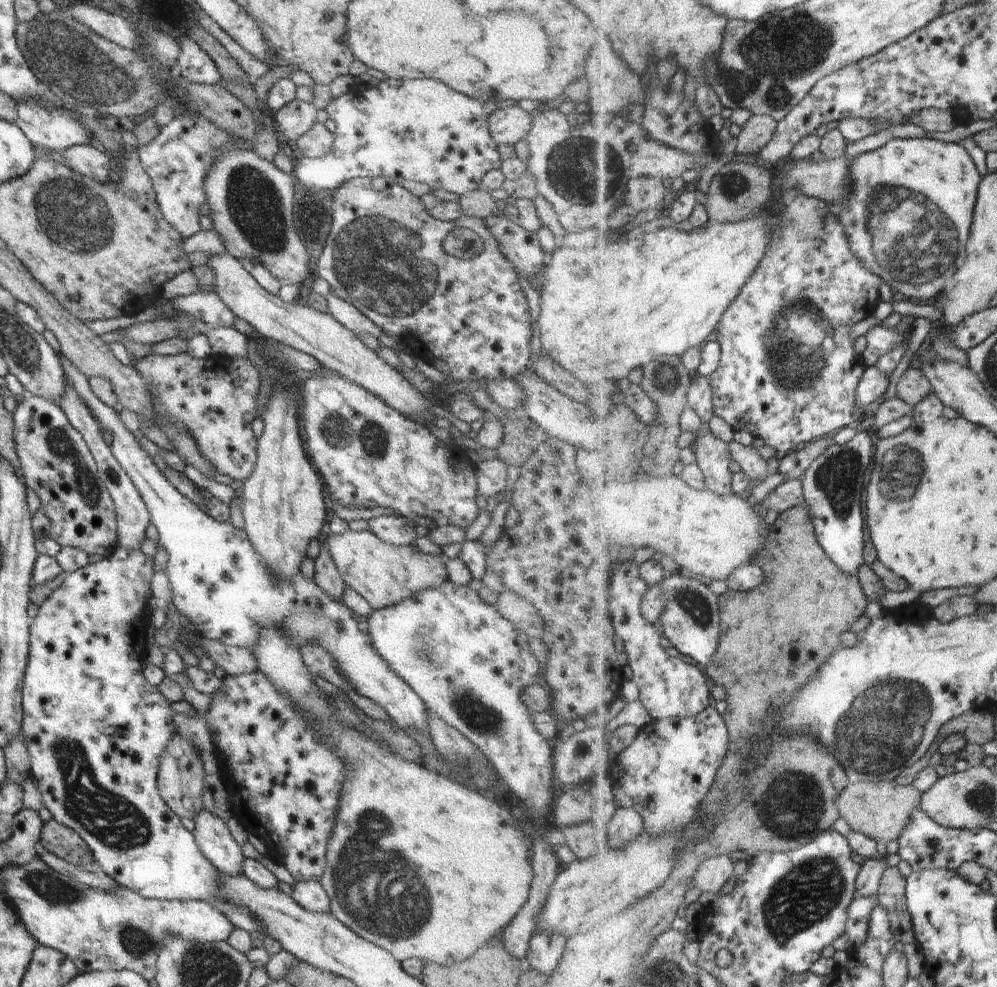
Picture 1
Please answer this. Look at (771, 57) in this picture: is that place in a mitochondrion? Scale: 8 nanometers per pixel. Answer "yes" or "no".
yes

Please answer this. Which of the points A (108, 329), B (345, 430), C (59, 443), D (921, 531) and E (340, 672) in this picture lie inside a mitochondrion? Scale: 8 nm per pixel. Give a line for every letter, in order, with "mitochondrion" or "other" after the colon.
A: other
B: mitochondrion
C: mitochondrion
D: other
E: other

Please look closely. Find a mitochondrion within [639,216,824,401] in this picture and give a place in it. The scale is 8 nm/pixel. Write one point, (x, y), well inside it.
(668, 377)

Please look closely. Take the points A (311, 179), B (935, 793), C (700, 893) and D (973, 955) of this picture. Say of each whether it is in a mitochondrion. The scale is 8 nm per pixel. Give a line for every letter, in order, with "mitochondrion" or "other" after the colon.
A: other
B: other
C: other
D: other

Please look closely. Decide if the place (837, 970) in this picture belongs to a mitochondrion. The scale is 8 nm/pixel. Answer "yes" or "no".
no

